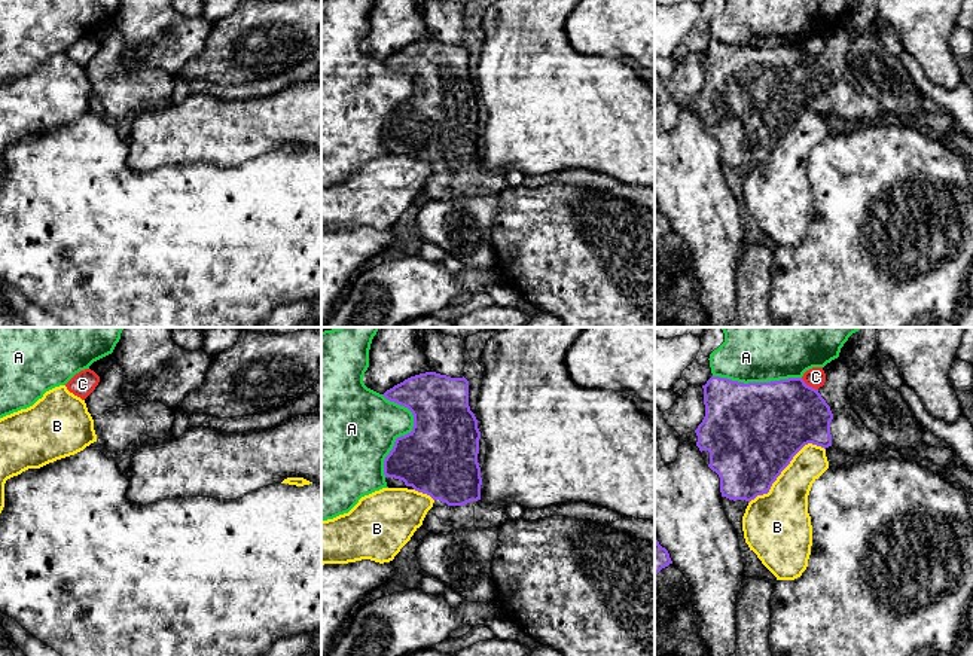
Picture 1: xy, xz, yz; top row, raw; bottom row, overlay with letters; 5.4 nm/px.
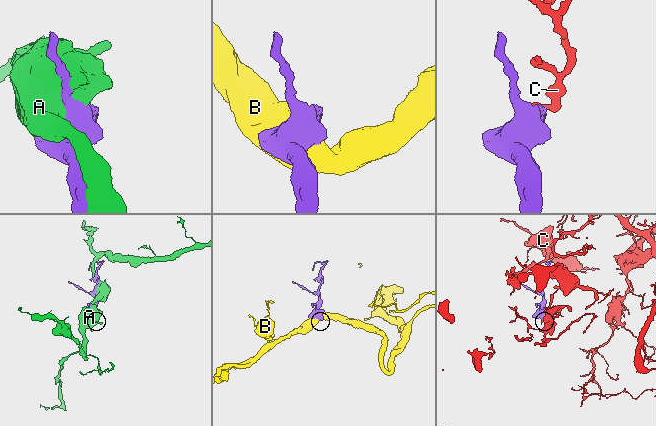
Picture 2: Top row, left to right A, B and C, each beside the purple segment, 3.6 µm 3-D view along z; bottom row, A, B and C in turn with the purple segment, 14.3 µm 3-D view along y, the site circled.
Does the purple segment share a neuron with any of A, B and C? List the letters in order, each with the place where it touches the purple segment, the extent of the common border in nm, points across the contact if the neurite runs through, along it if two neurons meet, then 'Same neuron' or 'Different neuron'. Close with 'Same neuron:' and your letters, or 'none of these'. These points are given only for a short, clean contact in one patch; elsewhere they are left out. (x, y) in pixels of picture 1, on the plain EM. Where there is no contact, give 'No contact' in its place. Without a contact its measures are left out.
A: Touches purple at xz (408, 100). Shared border 440 nm. Different neuron
B: Touches purple at yz (784, 134). Shared border 500 nm. Different neuron
C: Touches purple at yz (808, 52). Shared border 120 nm. Boundary: yz (801, 45), (817, 57). Different neuron
Same neuron: none of these

